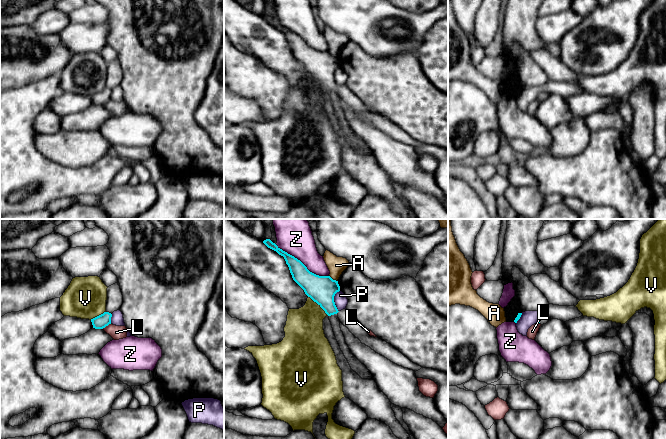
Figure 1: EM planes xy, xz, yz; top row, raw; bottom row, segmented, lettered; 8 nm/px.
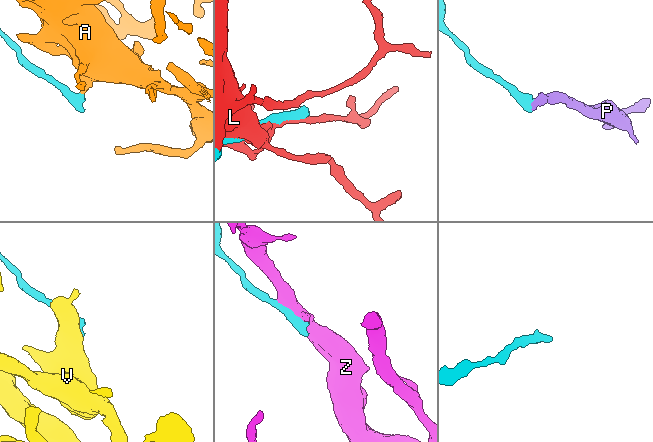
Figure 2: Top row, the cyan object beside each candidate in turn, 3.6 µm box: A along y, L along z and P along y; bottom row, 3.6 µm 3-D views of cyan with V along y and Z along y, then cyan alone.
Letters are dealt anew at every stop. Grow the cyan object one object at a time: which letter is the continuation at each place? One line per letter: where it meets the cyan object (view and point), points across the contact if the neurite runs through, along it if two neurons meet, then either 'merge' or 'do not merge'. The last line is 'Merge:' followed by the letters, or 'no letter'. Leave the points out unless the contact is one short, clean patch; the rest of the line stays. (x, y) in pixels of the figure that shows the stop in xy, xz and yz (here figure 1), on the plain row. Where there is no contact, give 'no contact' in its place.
A: xz (332, 55) | along xz (329, 51), (337, 57) | do not merge
L: xy (106, 101) | do not merge
P: xz (333, 77) | along xz (339, 66), (334, 72), (334, 80), (338, 87) | do not merge
V: xz (318, 80) | do not merge
Z: xz (302, 39) | do not merge
Merge: no letter

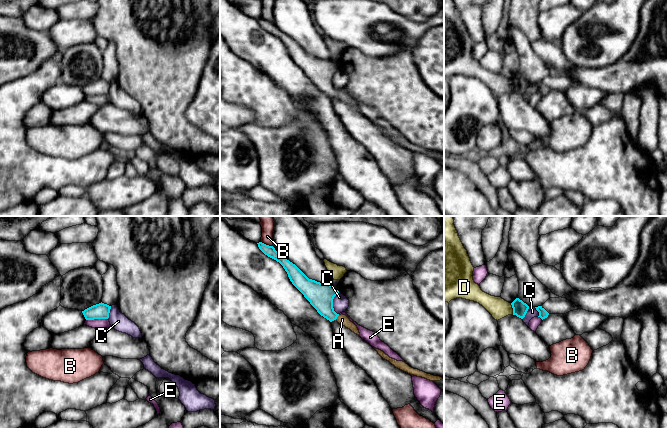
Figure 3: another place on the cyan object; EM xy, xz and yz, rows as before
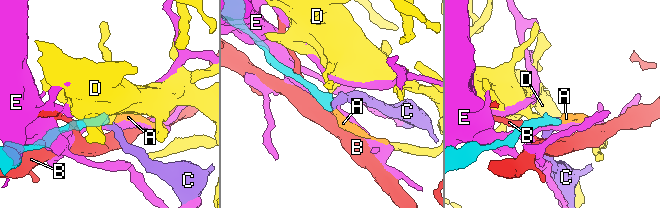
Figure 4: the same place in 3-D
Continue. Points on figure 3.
A: xz (337, 92) | across xz (320, 71), (323, 80), (337, 92), (342, 95) | merge
B: xz (267, 21) | along xz (261, 17), (272, 22) | do not merge
C: xz (332, 79) | along xz (339, 68), (333, 75), (333, 86), (337, 90) | do not merge
D: yz (513, 85) | along yz (510, 79), (513, 90) | do not merge
E: xy (96, 94) | do not merge
Merge: A

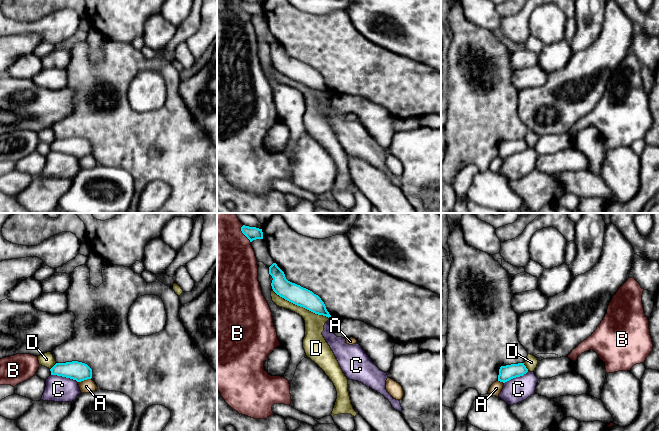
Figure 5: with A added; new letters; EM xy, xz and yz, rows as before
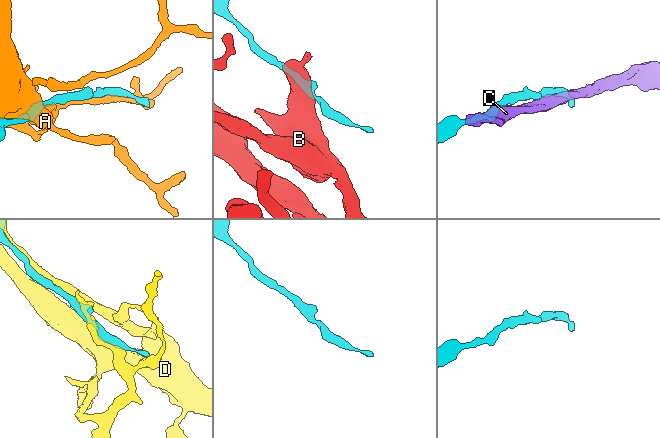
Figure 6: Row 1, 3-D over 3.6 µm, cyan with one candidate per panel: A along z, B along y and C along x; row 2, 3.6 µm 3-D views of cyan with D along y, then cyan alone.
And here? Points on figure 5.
A: xy (84, 155) | do not merge
B: xz (243, 9) | do not merge
C: xy (64, 152) | do not merge
D: xz (300, 82) | do not merge
Merge: no letter

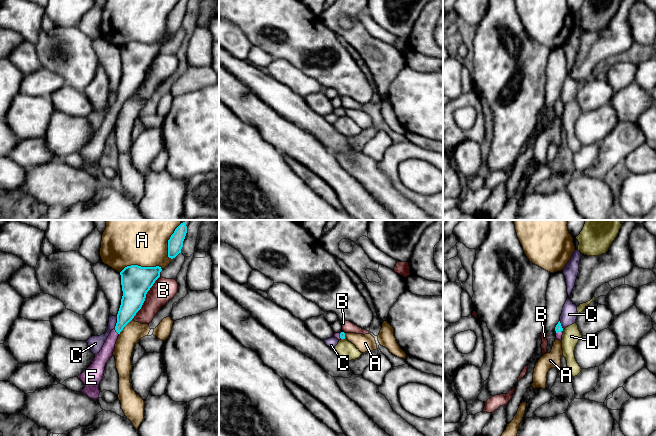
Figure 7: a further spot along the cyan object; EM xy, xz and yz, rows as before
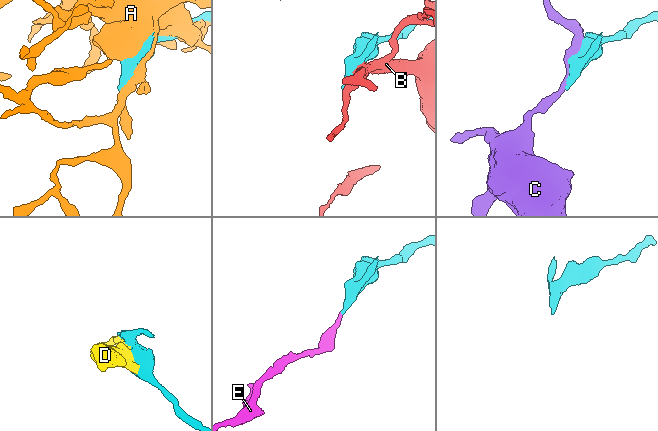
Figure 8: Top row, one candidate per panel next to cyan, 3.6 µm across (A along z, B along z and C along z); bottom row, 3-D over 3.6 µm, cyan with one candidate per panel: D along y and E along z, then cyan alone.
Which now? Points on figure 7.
A: xy (140, 42) | do not merge
B: xy (145, 73) | do not merge
C: xy (117, 98) | do not merge
D: xz (343, 114) | do not merge
E: xy (116, 107) | across xy (130, 80), (116, 107), (106, 129), (101, 134) | merge
Merge: E

